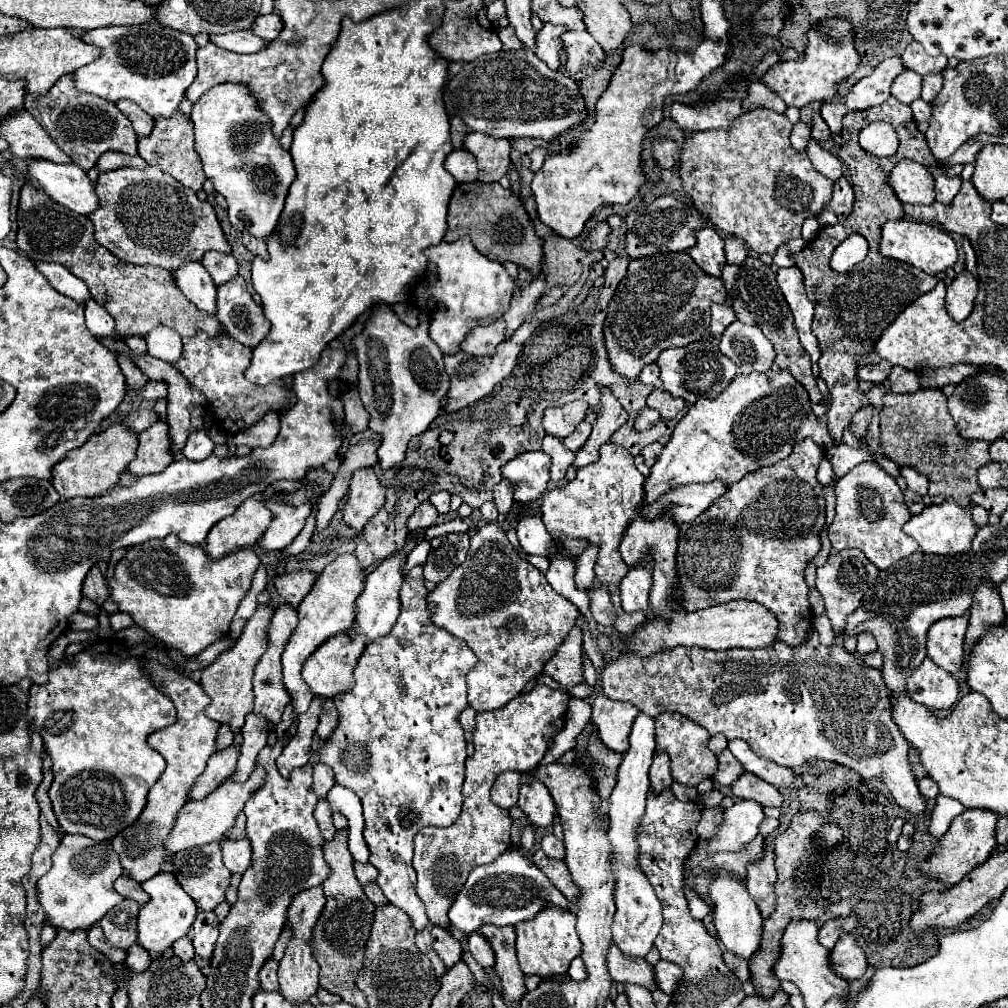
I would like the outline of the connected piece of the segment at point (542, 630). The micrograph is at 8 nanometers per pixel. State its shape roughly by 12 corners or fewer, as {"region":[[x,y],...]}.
{"region":[[495,522],[427,594],[479,658],[469,706],[503,708],[579,616]]}

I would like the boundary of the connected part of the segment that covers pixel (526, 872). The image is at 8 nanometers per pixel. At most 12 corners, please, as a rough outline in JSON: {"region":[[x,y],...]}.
{"region":[[519,850],[477,866],[449,926],[515,926],[549,902],[569,908]]}

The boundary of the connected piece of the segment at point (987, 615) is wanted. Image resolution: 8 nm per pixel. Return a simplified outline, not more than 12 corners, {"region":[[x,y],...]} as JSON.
{"region":[[983,580],[969,608],[965,654],[1005,620],[997,586]]}

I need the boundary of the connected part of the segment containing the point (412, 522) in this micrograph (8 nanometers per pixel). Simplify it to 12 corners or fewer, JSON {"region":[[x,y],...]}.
{"region":[[419,504],[407,522],[409,534],[433,526],[439,512]]}

